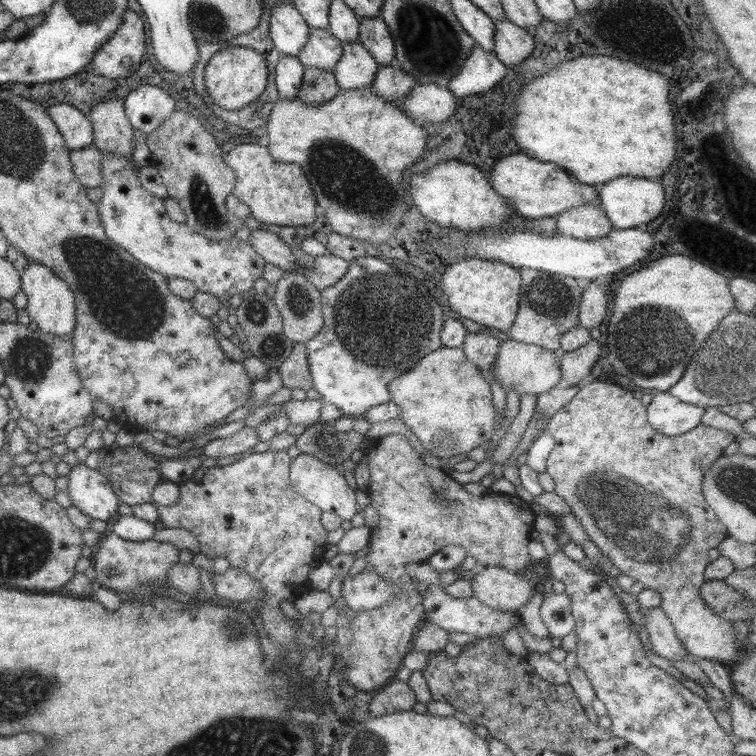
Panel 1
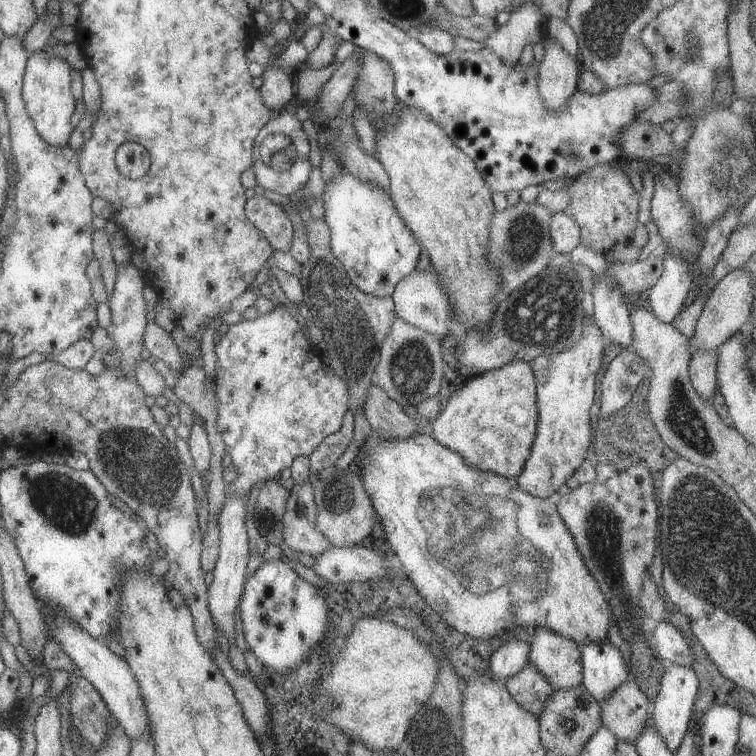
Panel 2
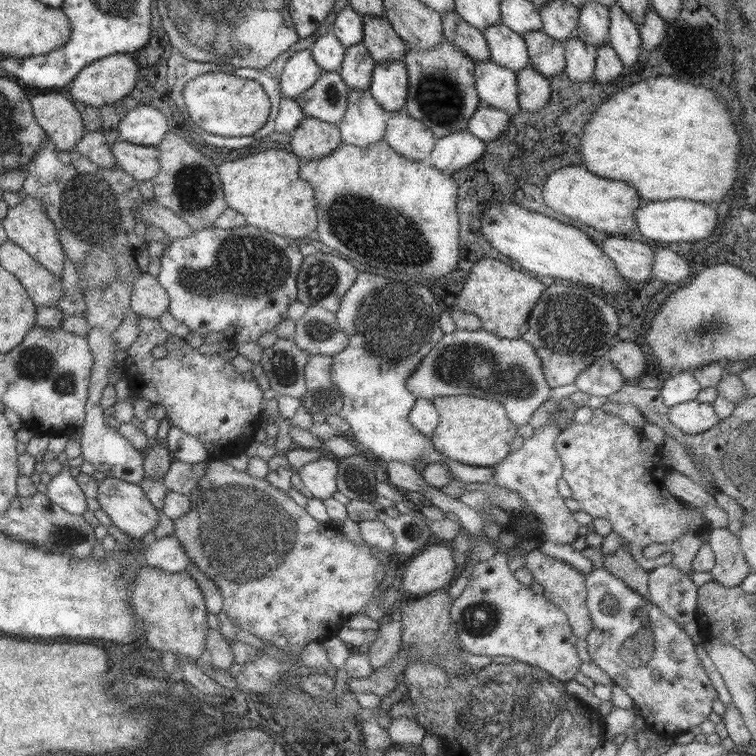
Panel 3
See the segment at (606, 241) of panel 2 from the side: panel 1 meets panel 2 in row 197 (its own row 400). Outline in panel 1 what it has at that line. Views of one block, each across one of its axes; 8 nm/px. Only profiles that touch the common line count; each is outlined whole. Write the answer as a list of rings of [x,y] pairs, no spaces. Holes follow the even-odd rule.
[[[589,377],[586,382],[583,382],[579,391],[573,396],[570,401],[567,401],[562,407],[557,409],[557,412],[547,420],[543,425],[543,430],[547,430],[554,440],[554,445],[549,451],[546,460],[546,472],[554,482],[554,492],[560,496],[565,504],[571,508],[571,514],[579,520],[579,524],[588,534],[589,538],[595,543],[595,546],[602,551],[608,559],[619,569],[623,575],[627,575],[643,585],[644,589],[651,588],[661,595],[660,608],[665,616],[673,625],[676,638],[679,643],[691,654],[699,659],[709,659],[719,661],[728,671],[735,669],[737,663],[741,663],[743,659],[743,651],[734,642],[734,632],[732,623],[729,620],[713,613],[701,600],[699,596],[700,587],[704,584],[704,571],[707,564],[710,562],[707,557],[709,548],[716,548],[726,536],[726,530],[721,521],[711,510],[702,494],[703,473],[709,469],[709,465],[721,456],[724,450],[735,441],[735,436],[725,430],[719,430],[712,426],[705,426],[699,423],[691,430],[669,437],[659,434],[648,422],[646,408],[641,406],[640,400],[633,398],[631,390],[625,390],[617,384],[611,382],[600,382],[597,378]]]

